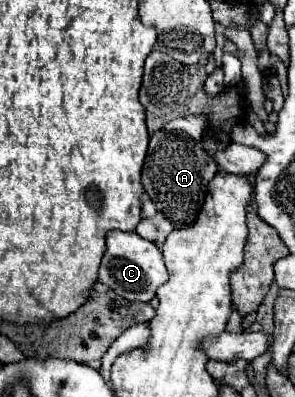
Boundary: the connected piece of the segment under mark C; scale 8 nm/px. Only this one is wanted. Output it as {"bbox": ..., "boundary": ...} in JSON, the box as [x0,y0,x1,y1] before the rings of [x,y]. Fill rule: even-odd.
{"bbox":[97,230,167,302],"boundary":[[[113,230],[107,234],[107,250],[101,260],[97,280],[127,300],[149,302],[151,298],[155,298],[157,288],[167,282],[167,270],[161,250],[153,242],[141,238],[137,232]]]}

